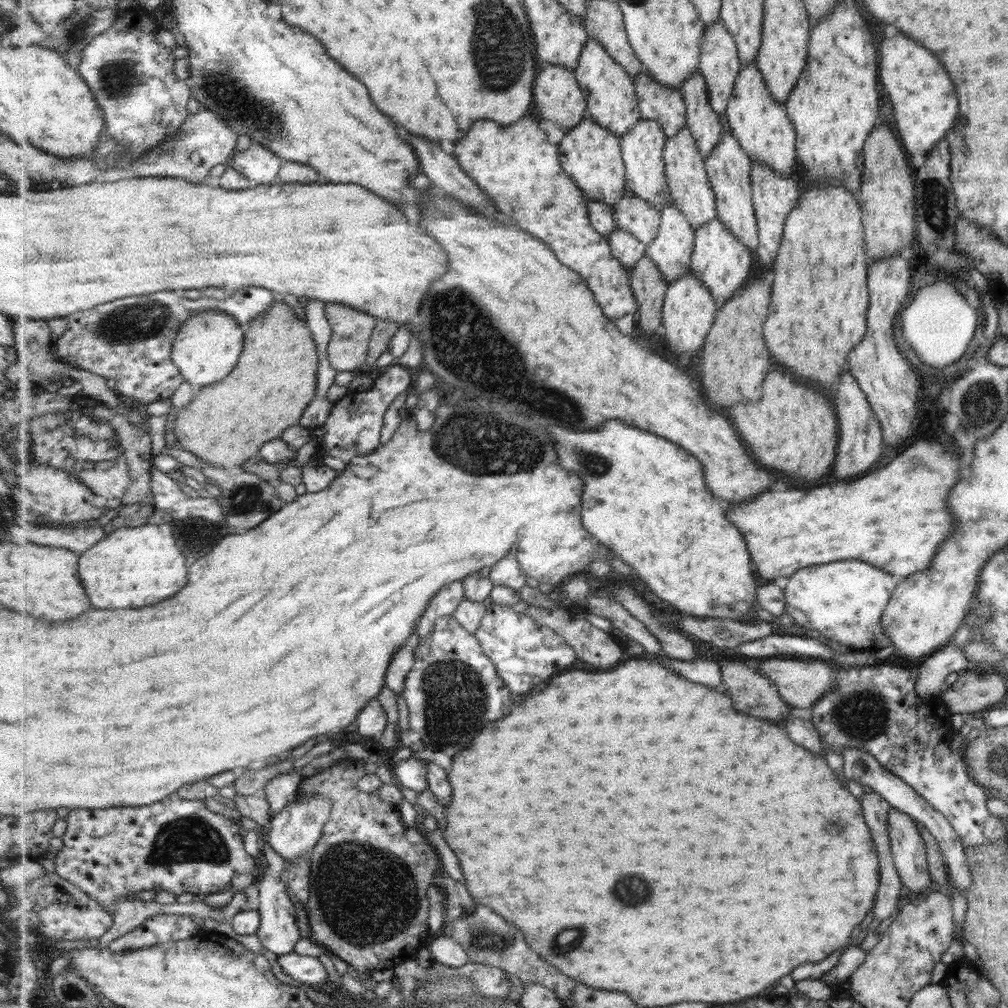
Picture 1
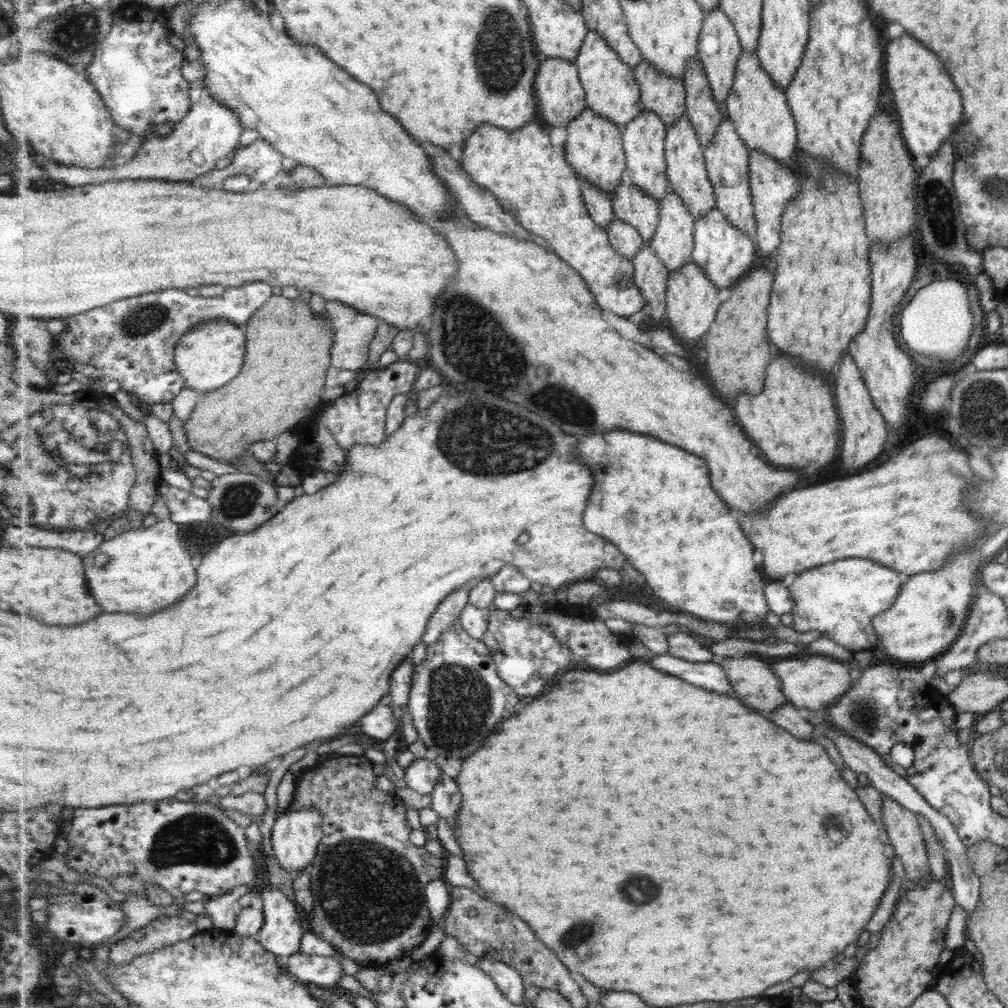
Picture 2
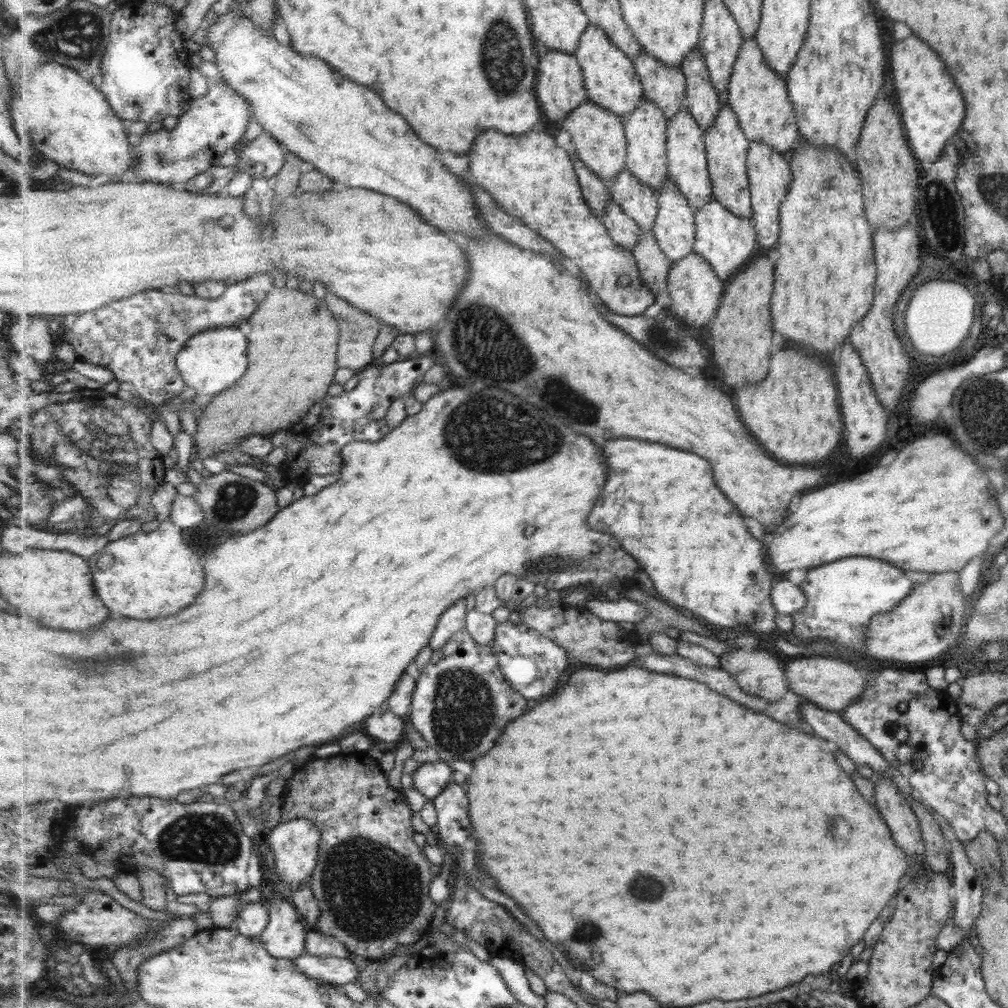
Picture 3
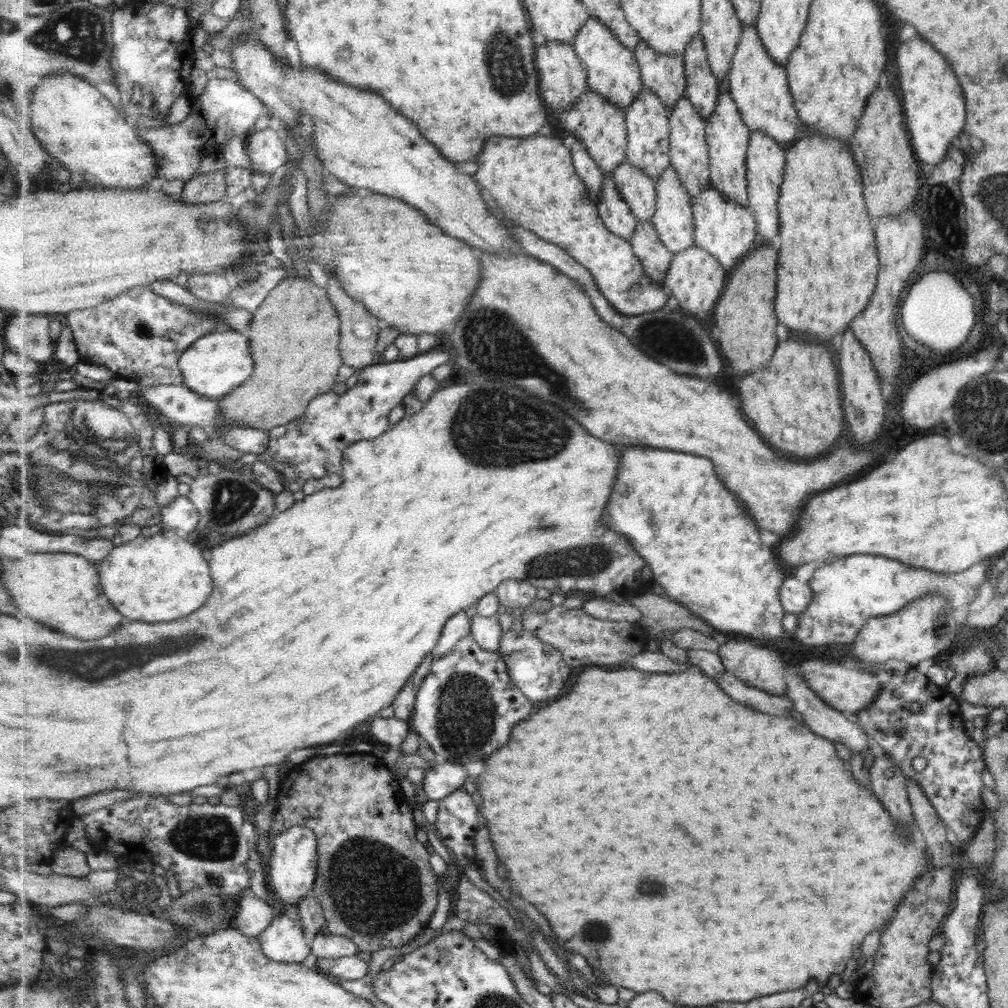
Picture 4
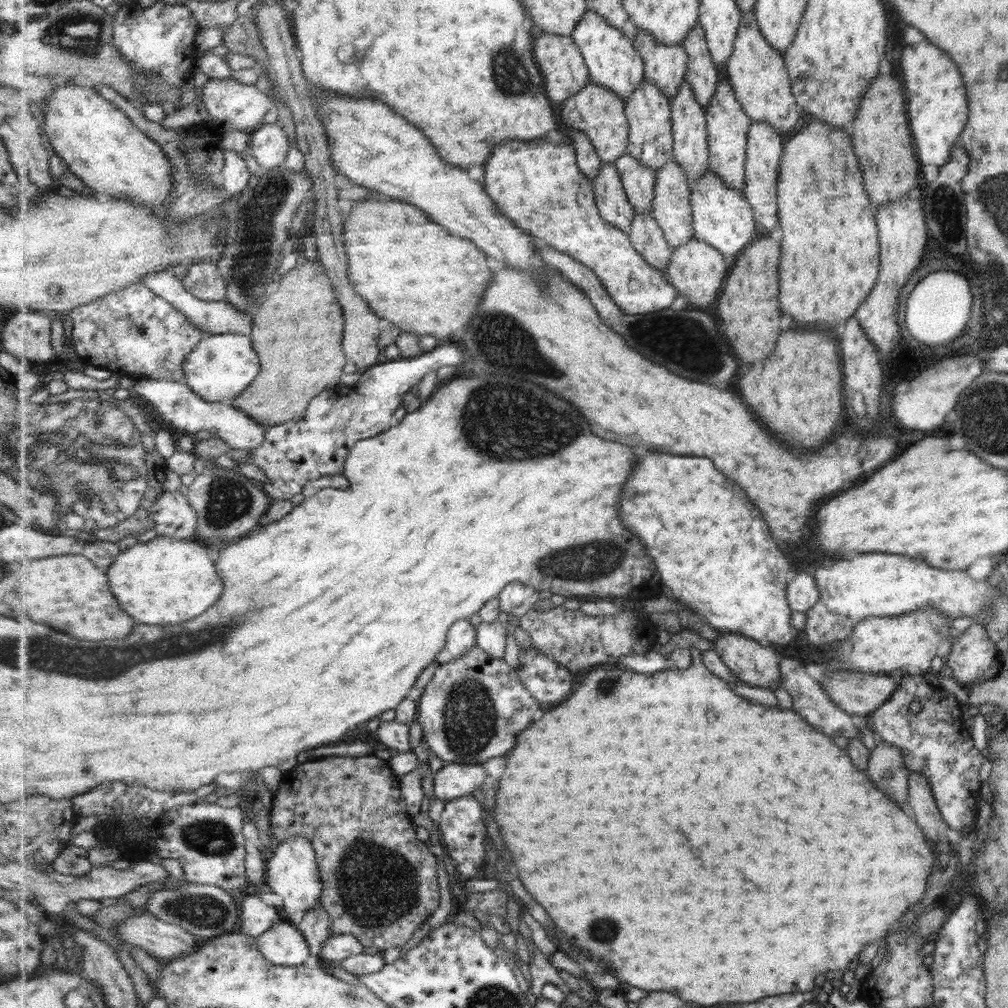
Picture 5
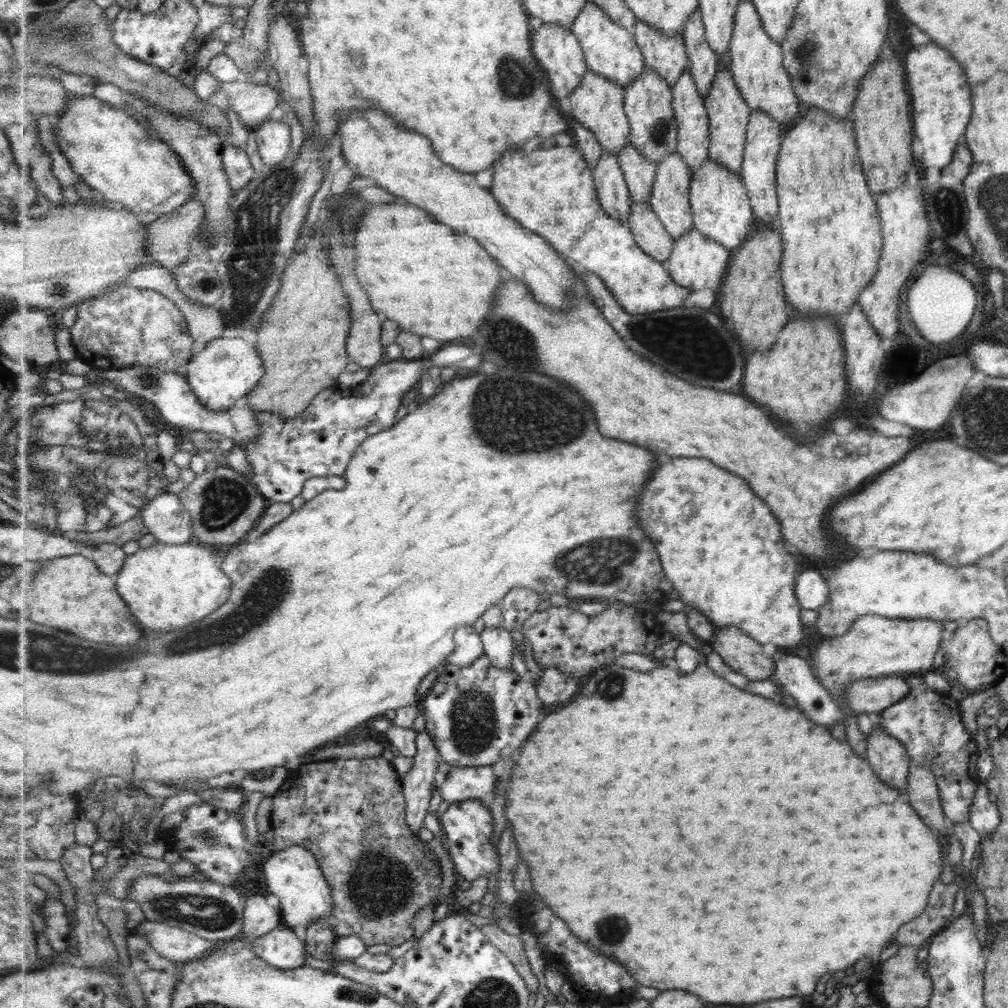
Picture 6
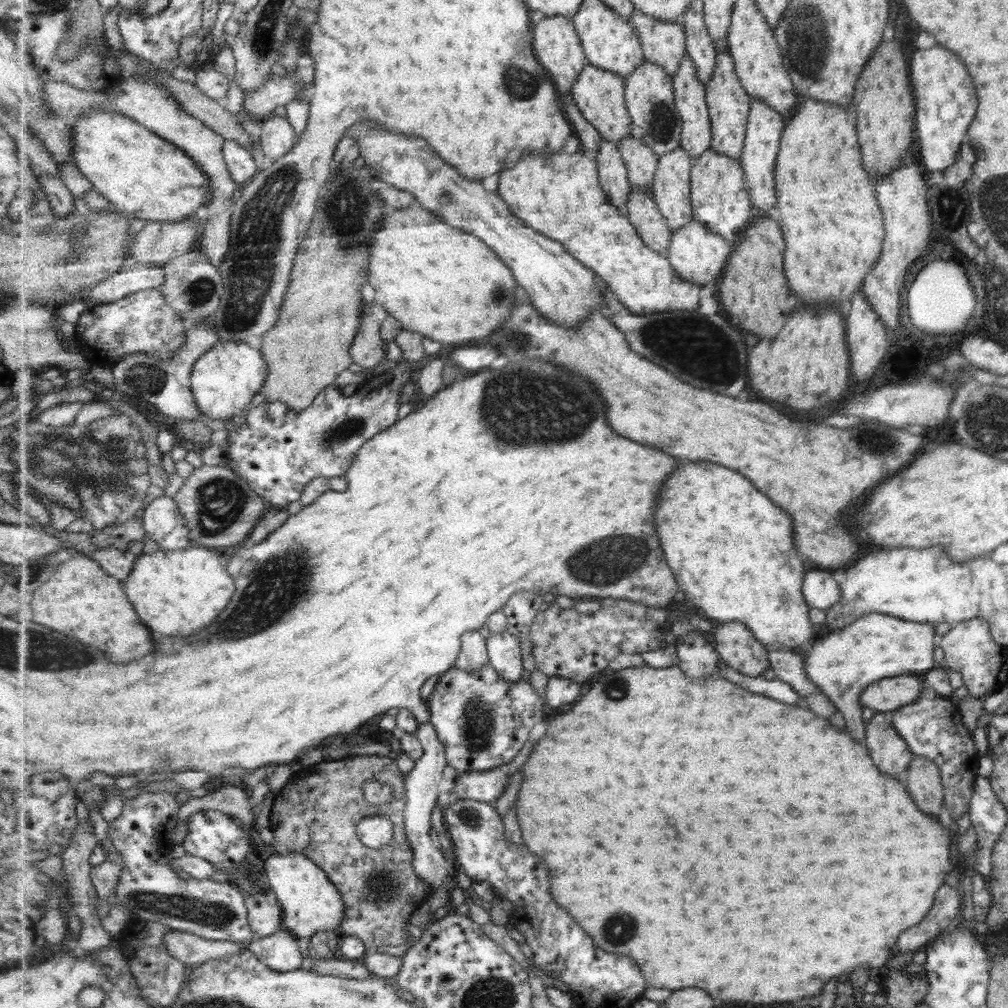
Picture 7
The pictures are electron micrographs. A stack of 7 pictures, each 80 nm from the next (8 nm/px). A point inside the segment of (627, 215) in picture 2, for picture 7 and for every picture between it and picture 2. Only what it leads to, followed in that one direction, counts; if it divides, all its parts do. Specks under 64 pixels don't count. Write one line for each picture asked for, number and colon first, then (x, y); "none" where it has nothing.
3: (639, 201)
4: (638, 189)
5: (640, 181)
6: (640, 173)
7: (642, 163)

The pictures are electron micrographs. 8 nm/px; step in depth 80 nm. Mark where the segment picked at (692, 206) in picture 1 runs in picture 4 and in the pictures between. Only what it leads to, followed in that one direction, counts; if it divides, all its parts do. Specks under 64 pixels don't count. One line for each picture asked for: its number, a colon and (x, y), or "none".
2: (688, 174)
3: (688, 167)
4: (690, 154)

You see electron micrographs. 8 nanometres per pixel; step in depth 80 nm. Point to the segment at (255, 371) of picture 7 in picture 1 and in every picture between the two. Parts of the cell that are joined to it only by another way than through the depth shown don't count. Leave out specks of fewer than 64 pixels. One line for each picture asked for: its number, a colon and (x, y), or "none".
1: (208, 346)
2: (210, 355)
3: (211, 361)
4: (220, 362)
5: (221, 366)
6: (226, 369)

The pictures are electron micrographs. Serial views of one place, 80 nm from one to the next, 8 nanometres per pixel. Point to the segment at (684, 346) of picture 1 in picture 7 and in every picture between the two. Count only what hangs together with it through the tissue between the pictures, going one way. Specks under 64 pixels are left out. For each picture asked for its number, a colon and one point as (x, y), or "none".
2: (693, 301)
3: (696, 291)
4: (696, 277)
5: (698, 270)
6: (697, 262)
7: (698, 255)

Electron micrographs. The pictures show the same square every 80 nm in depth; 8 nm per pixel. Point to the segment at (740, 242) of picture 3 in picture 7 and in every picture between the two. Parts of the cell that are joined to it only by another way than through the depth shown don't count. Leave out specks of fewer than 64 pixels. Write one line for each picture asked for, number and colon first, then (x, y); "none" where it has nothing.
4: (727, 230)
5: (723, 217)
6: (721, 207)
7: (721, 201)

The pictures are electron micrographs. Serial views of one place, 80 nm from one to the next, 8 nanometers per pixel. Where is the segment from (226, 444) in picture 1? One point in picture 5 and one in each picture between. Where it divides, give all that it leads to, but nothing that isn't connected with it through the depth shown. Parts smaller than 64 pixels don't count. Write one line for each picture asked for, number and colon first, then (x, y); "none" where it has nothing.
2: (281, 384)
3: (293, 337)
4: (295, 335)
5: (298, 330)

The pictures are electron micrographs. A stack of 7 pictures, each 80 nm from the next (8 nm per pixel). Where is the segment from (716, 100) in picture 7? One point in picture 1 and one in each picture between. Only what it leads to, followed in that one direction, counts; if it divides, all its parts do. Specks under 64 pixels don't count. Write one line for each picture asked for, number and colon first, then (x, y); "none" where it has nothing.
1: (729, 167)
2: (728, 155)
3: (728, 145)
4: (728, 136)
5: (728, 124)
6: (729, 113)

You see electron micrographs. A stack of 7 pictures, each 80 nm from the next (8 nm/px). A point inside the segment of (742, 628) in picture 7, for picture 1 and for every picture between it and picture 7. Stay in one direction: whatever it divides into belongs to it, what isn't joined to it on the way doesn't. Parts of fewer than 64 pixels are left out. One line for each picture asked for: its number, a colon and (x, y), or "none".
1: (754, 694)
2: (756, 682)
3: (758, 672)
4: (762, 668)
5: (758, 666)
6: (742, 653)

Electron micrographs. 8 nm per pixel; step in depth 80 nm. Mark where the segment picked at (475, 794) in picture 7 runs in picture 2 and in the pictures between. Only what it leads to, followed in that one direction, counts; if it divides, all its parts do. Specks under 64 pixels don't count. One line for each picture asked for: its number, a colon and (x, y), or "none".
2: (421, 775)
3: (431, 778)
4: (442, 780)
5: (454, 780)
6: (478, 783)

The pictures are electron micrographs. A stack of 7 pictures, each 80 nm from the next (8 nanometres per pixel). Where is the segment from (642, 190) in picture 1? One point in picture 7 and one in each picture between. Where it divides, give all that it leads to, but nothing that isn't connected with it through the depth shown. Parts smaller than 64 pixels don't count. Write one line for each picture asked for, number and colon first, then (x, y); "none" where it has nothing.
2: (644, 140)
3: (647, 127)
4: (649, 130)
5: (649, 110)
6: (648, 101)
7: (650, 95)

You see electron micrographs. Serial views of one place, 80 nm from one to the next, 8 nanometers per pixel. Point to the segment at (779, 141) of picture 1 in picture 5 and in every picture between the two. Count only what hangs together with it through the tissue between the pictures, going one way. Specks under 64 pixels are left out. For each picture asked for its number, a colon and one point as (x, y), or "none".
2: (759, 107)
3: (760, 97)
4: (759, 84)
5: (758, 72)

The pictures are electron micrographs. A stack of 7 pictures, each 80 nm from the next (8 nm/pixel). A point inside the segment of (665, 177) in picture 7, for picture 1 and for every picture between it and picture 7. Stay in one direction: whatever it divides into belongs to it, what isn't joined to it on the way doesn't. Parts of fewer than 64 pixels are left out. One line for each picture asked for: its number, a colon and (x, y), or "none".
1: (672, 250)
2: (674, 241)
3: (675, 229)
4: (674, 220)
5: (672, 206)
6: (671, 194)

